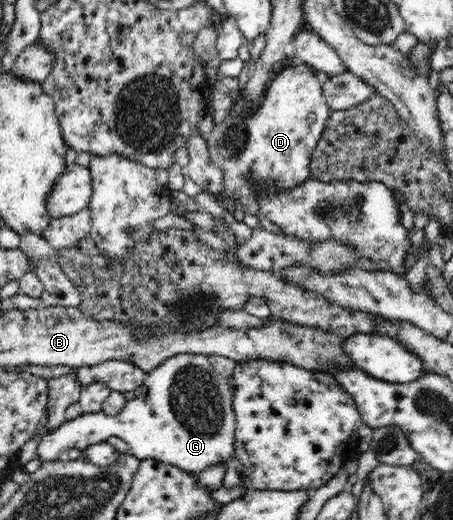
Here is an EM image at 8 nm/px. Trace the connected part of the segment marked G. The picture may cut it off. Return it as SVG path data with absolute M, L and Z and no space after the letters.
M177 354L172 358L168 358L162 364L159 364L154 370L147 373L144 382L142 383L142 394L139 397L135 397L132 400L126 402L125 407L117 415L106 415L100 411L97 413L83 413L78 417L69 421L64 421L55 431L44 434L40 440L38 450L36 452L38 458L42 458L44 461L63 459L66 456L67 450L70 448L78 448L80 451L84 451L85 448L92 446L93 444L100 444L104 442L108 436L115 436L122 440L123 444L128 448L128 453L134 455L140 460L154 459L160 462L174 465L178 469L188 473L188 475L198 476L199 472L202 472L205 468L222 465L227 467L228 462L234 458L235 454L235 412L233 411L233 392L229 385L229 379L224 378L220 373L216 372L216 369L212 366L209 358L206 355L201 354Z

